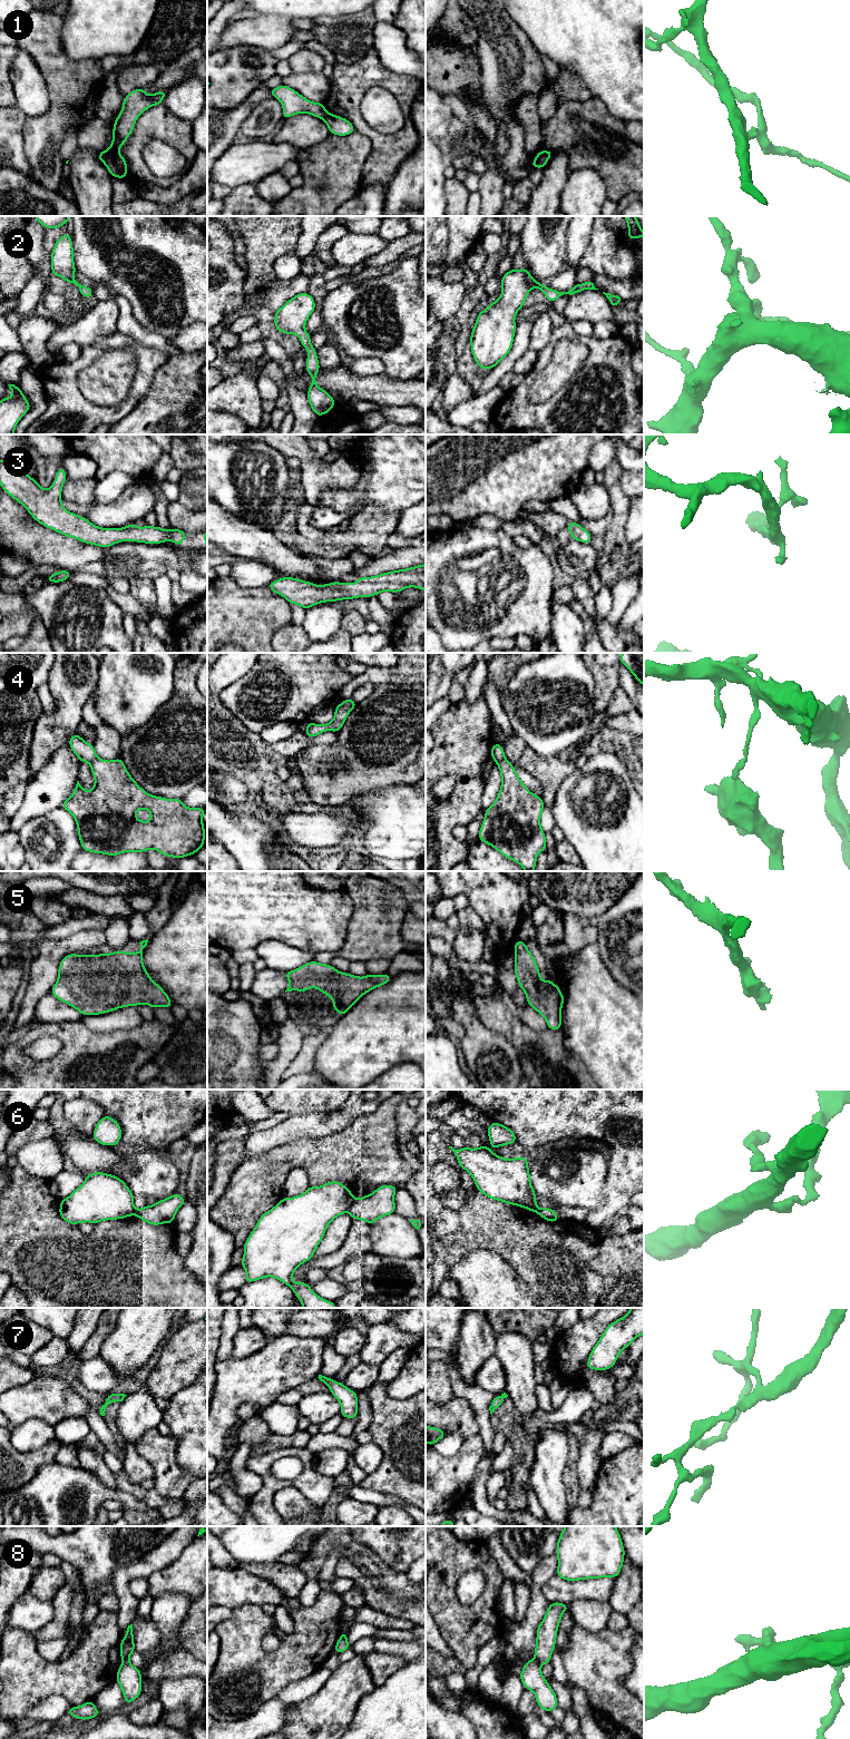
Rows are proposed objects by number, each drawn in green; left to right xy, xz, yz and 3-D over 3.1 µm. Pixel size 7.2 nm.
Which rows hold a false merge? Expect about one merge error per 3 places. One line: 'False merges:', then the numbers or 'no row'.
False merges: 1, 4, 6, 8

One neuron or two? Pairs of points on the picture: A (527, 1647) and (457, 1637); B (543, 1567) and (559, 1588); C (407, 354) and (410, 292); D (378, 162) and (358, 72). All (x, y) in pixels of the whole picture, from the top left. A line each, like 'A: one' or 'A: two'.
A: two
B: two
C: one
D: one

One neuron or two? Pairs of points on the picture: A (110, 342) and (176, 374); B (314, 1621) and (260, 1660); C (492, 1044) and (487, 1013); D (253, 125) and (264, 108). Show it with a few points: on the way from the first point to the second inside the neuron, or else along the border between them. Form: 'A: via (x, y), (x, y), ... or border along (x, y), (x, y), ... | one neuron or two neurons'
A: border along (167, 360), (156, 371), (148, 390) | two neurons
B: via (302, 1635), (277, 1660), (274, 1660) | one neuron
C: border along (472, 1012), (481, 1023), (501, 1034), (513, 1045) | two neurons
D: via (257, 120), (264, 113) | one neuron

